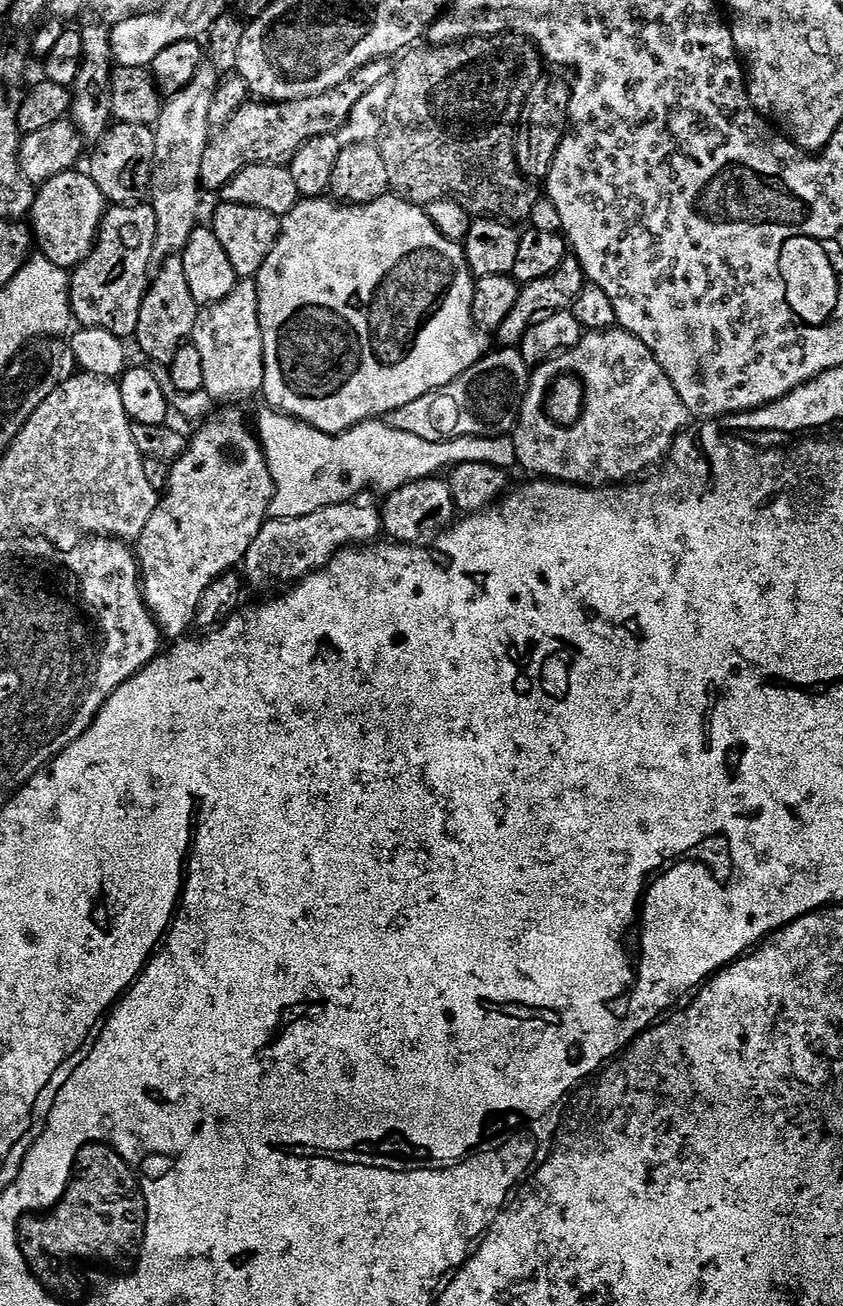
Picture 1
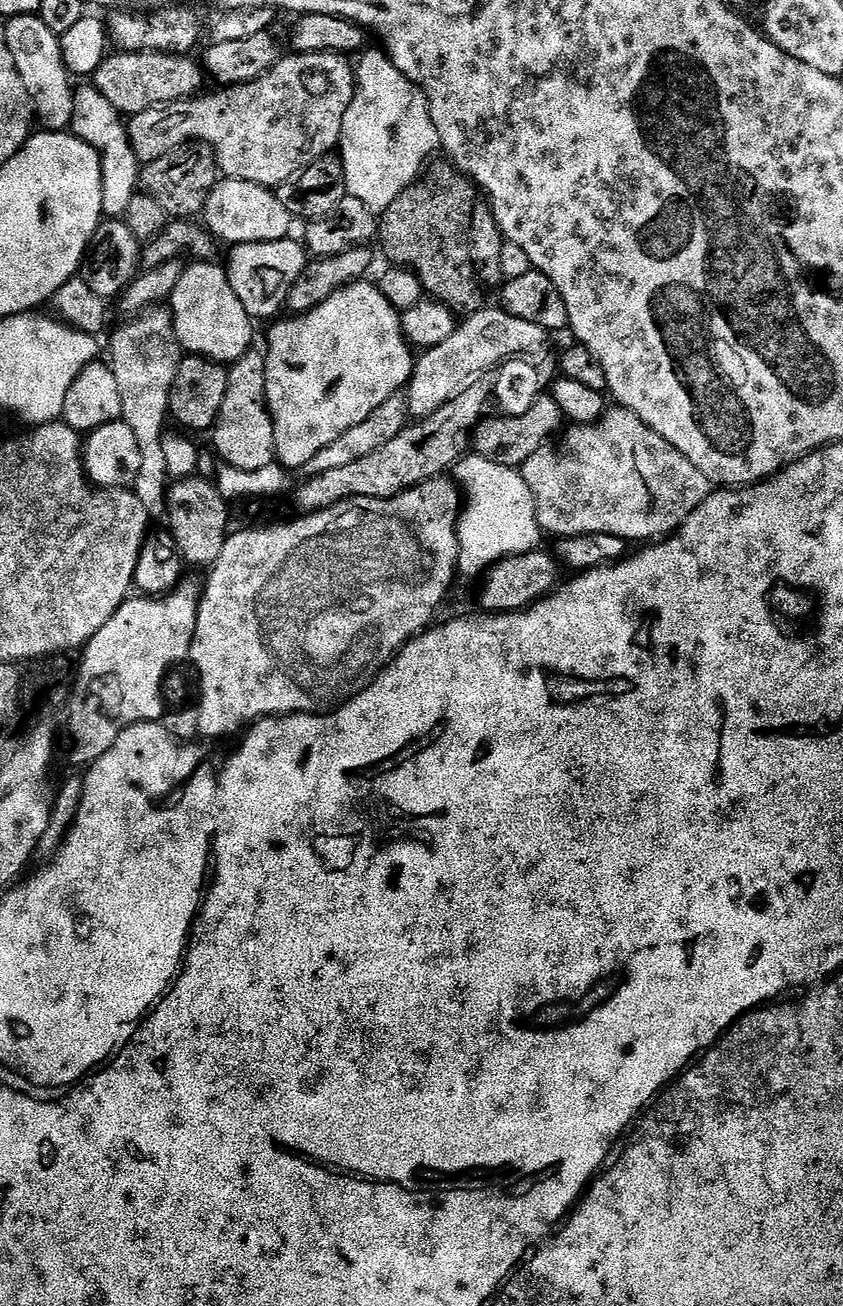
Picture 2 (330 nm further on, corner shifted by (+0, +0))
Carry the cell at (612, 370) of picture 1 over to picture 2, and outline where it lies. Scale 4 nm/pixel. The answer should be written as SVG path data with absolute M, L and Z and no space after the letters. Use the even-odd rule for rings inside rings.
M612 406L593 424L572 424L569 429L564 437L562 437L563 435L559 437L559 440L561 439L560 449L552 448L553 446L540 448L534 454L530 454L530 458L526 458L526 462L519 469L522 478L526 478L526 486L530 486L530 494L534 494L536 517L540 527L547 535L549 532L552 538L581 536L582 534L614 534L629 542L635 542L635 540L652 542L675 532L684 523L686 517L713 491L712 481L706 478L706 474L702 474L702 470L698 470L698 466L694 466L694 462L690 462L690 458L686 458L686 454L682 454L674 446L670 446L670 442L666 442L666 438L662 438L662 434L658 434L653 428L646 426L646 422L642 422L642 418L638 418L638 414L634 414L630 410Z

